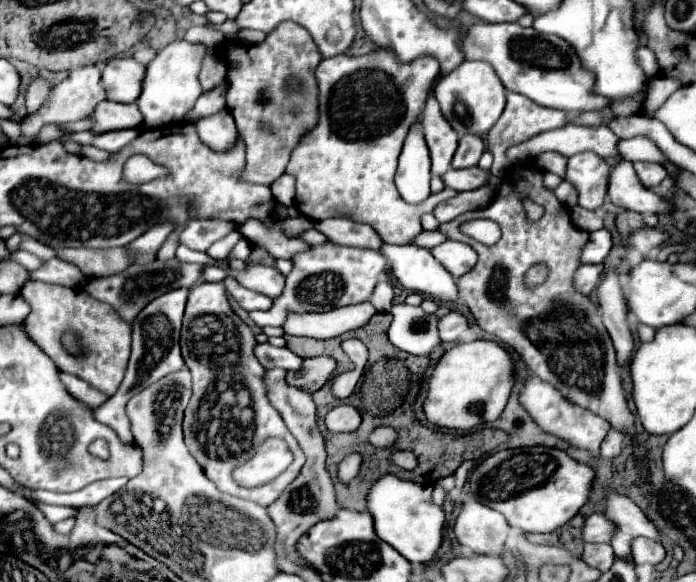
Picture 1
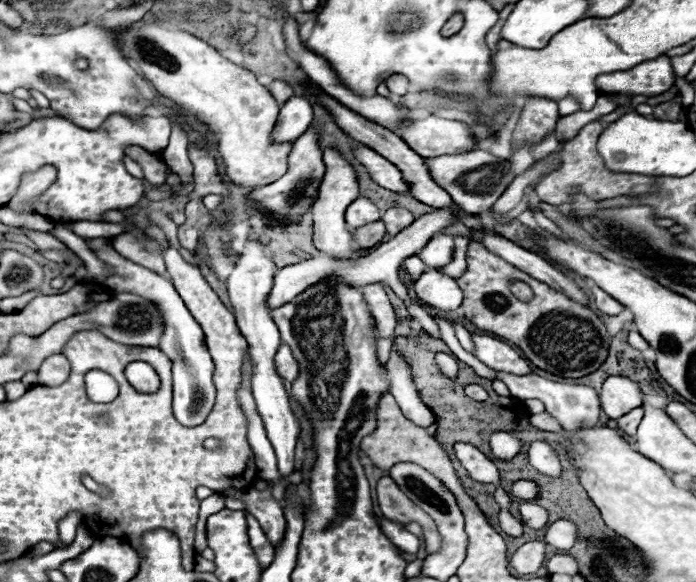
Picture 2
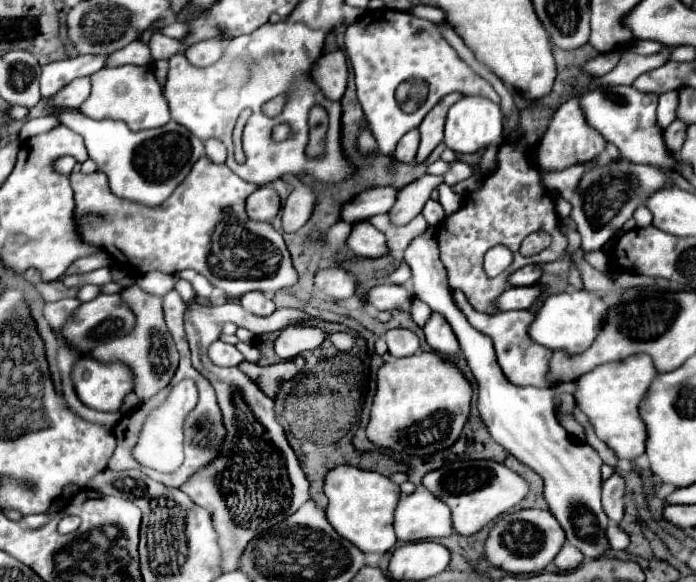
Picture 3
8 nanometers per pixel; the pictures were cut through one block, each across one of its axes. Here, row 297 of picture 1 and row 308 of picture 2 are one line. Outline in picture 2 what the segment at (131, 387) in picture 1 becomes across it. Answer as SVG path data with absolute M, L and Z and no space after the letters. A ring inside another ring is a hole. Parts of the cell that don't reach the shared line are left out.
M94 238L88 246L98 254L100 260L104 260L106 264L110 264L114 268L114 274L104 282L110 290L134 292L138 296L144 296L146 300L152 300L158 306L158 310L162 312L164 336L162 336L162 344L158 348L162 348L162 352L166 352L166 356L170 356L170 360L172 360L172 376L174 376L174 404L172 404L172 408L174 408L174 416L186 418L188 426L202 424L206 420L206 416L212 412L214 400L216 400L216 388L212 382L214 362L212 362L208 348L204 344L202 328L198 326L198 322L194 320L194 316L190 314L190 310L186 308L186 304L178 296L178 292L170 280L166 280L164 276L158 276L158 274L118 256L118 252L114 252L110 240L106 240L106 238Z

